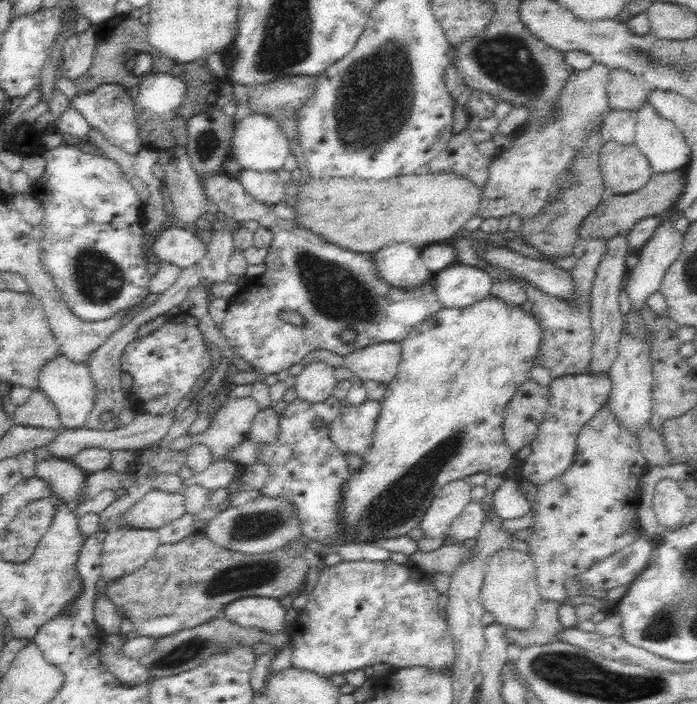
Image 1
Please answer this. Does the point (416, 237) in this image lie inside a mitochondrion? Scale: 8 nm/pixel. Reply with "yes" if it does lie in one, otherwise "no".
no

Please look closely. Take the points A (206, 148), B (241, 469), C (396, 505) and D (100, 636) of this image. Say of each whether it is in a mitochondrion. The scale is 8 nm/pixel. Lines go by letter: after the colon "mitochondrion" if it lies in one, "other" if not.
A: mitochondrion
B: other
C: mitochondrion
D: other

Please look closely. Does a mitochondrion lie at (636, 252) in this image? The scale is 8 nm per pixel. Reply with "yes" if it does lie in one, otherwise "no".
no

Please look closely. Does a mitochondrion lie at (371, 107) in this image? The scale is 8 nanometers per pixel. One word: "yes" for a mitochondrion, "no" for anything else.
yes

